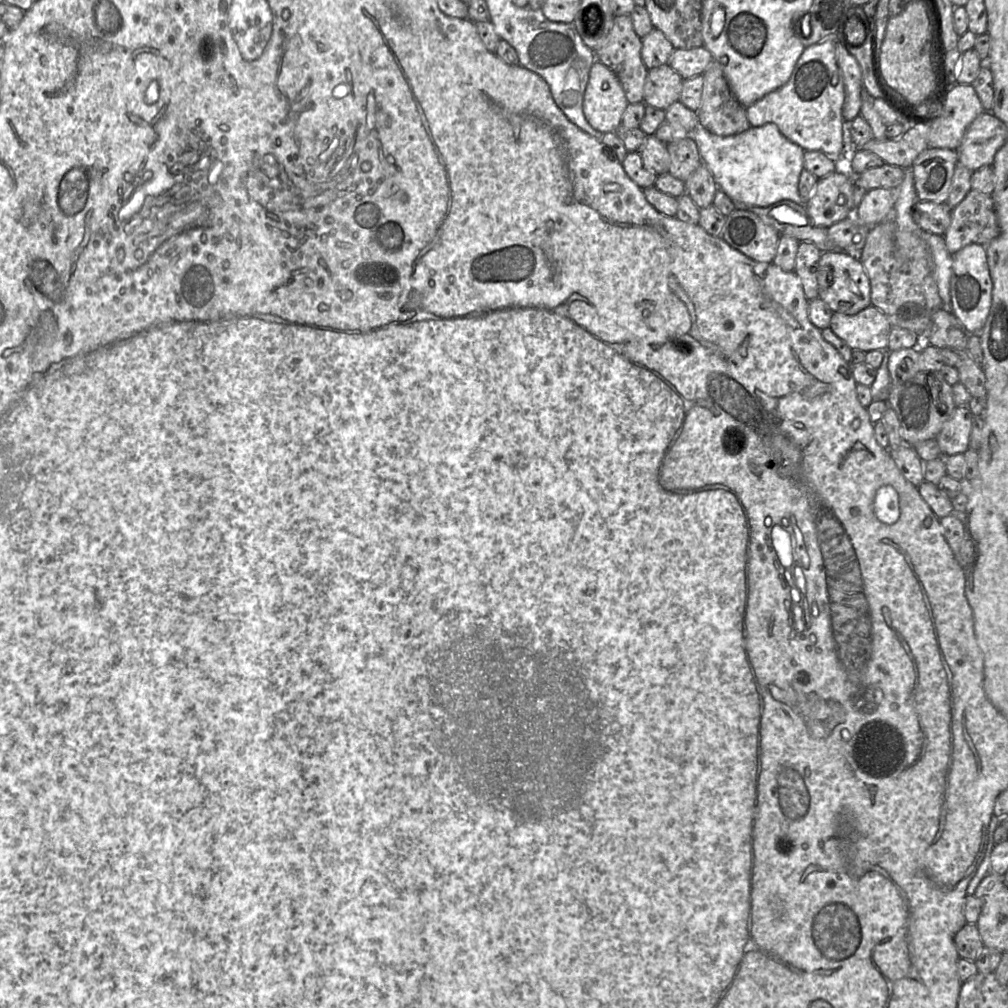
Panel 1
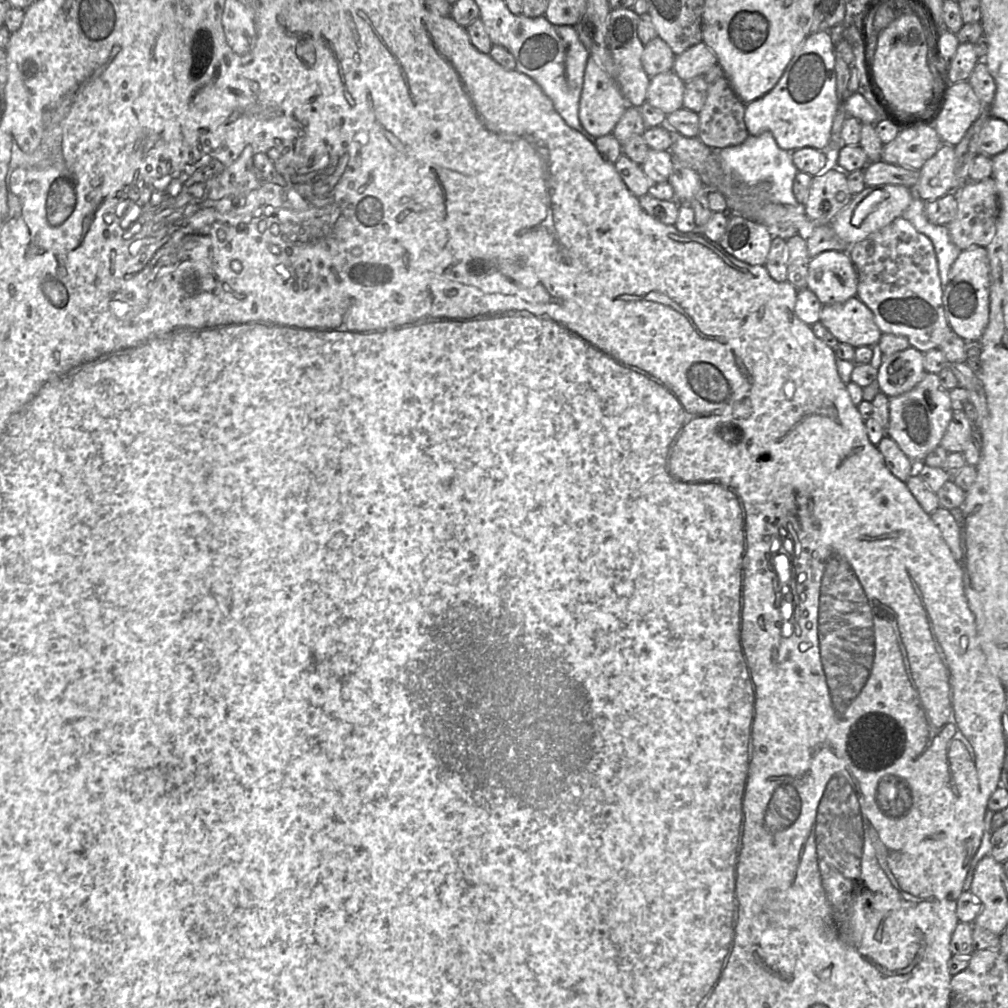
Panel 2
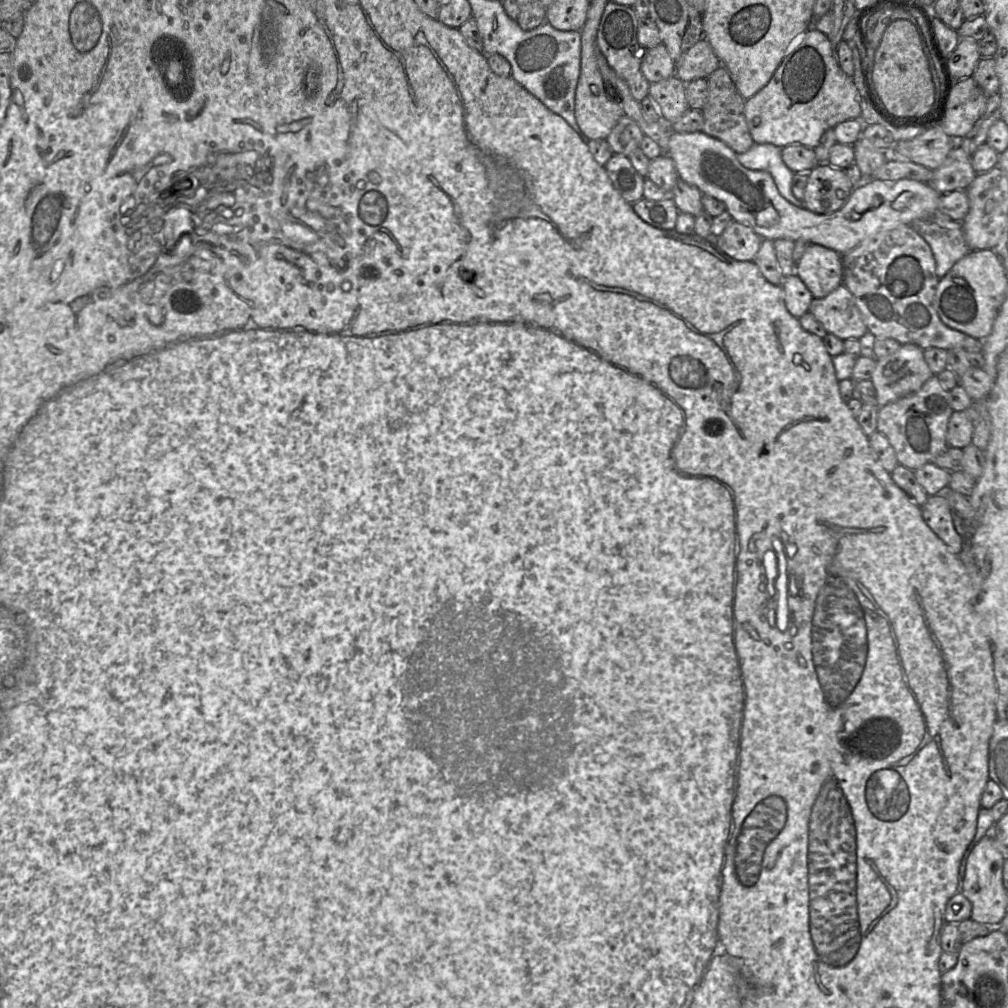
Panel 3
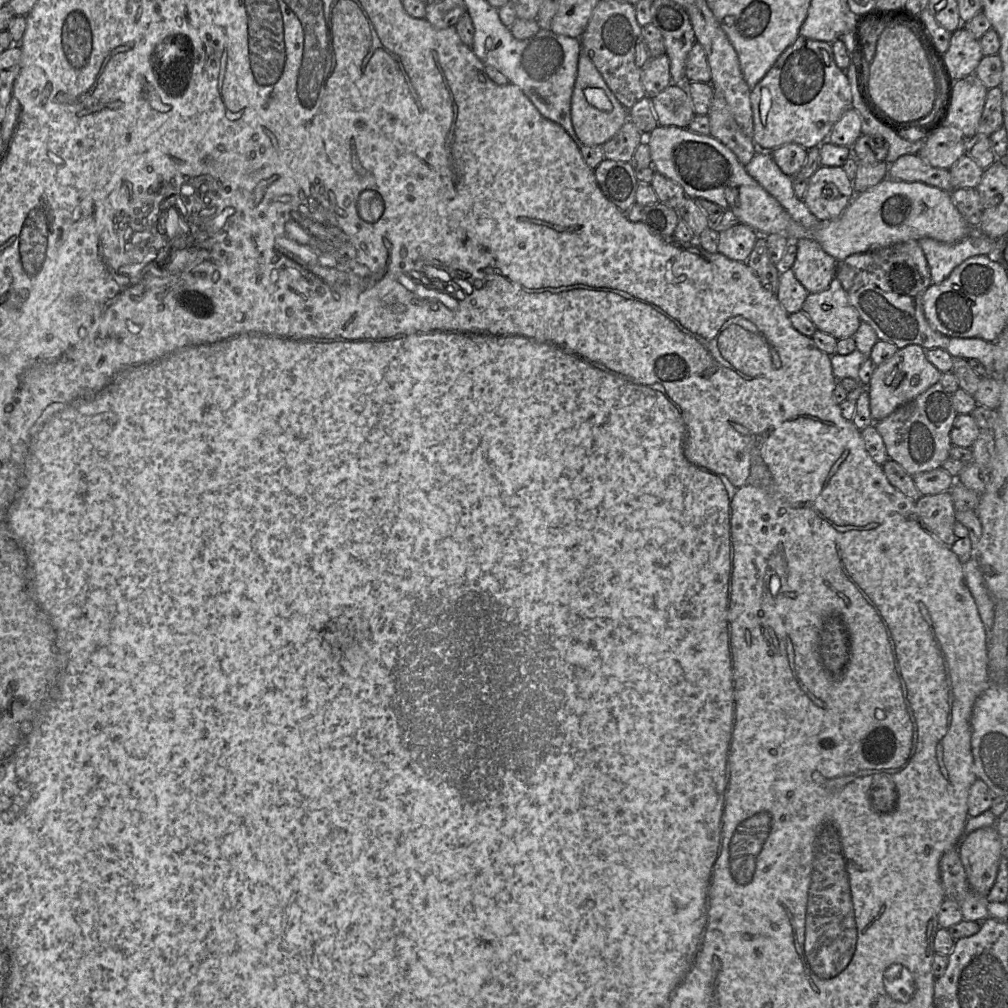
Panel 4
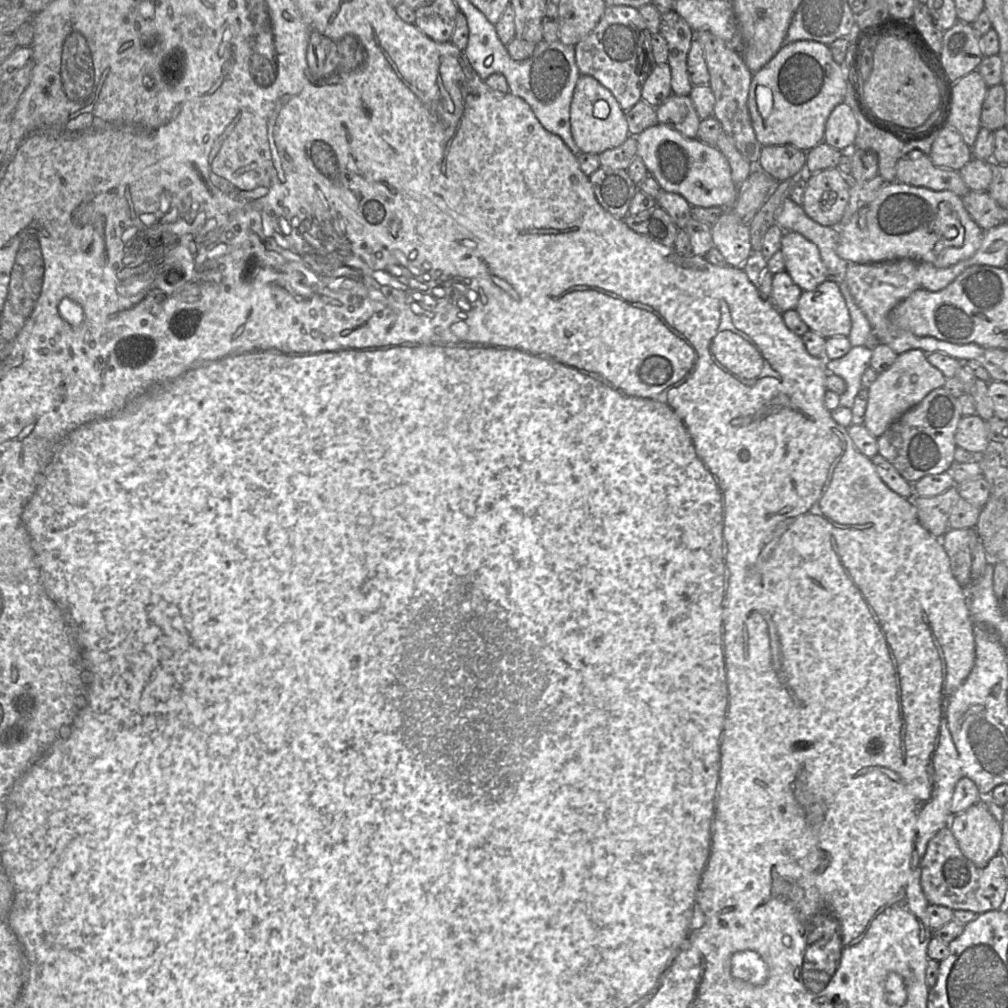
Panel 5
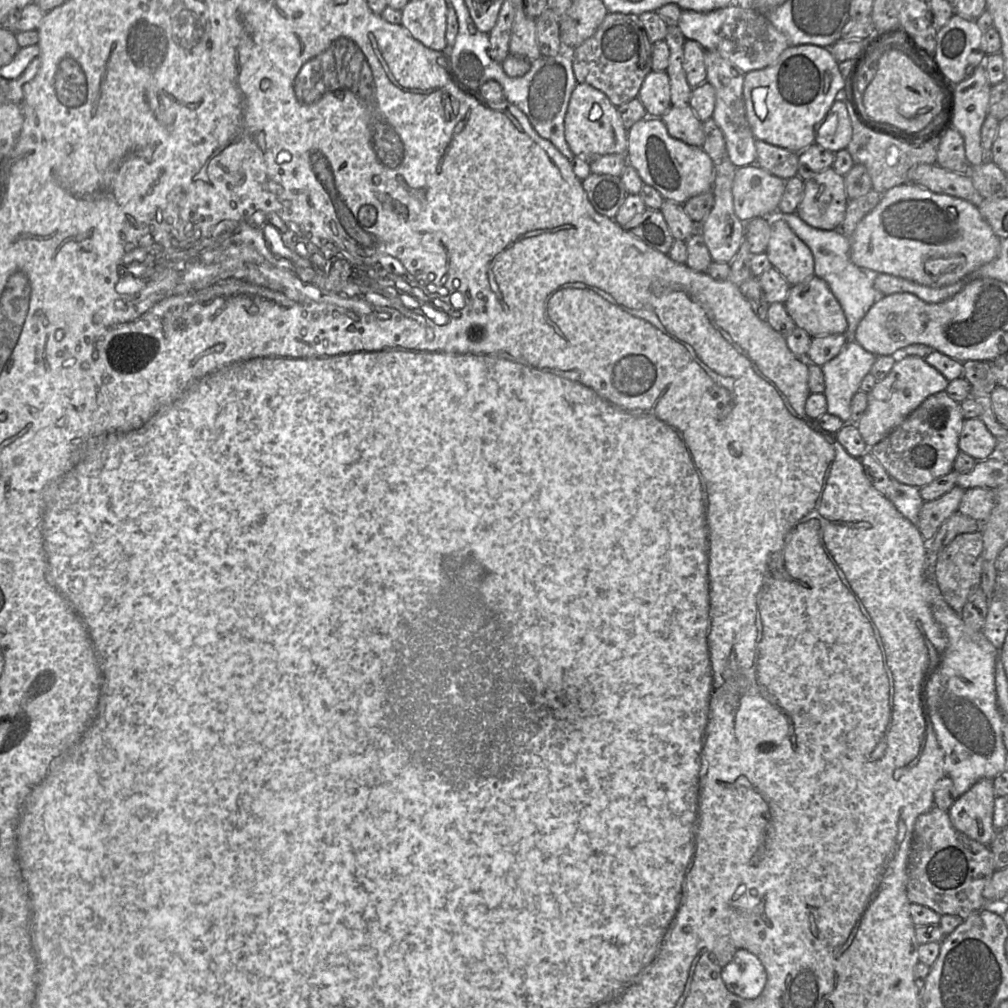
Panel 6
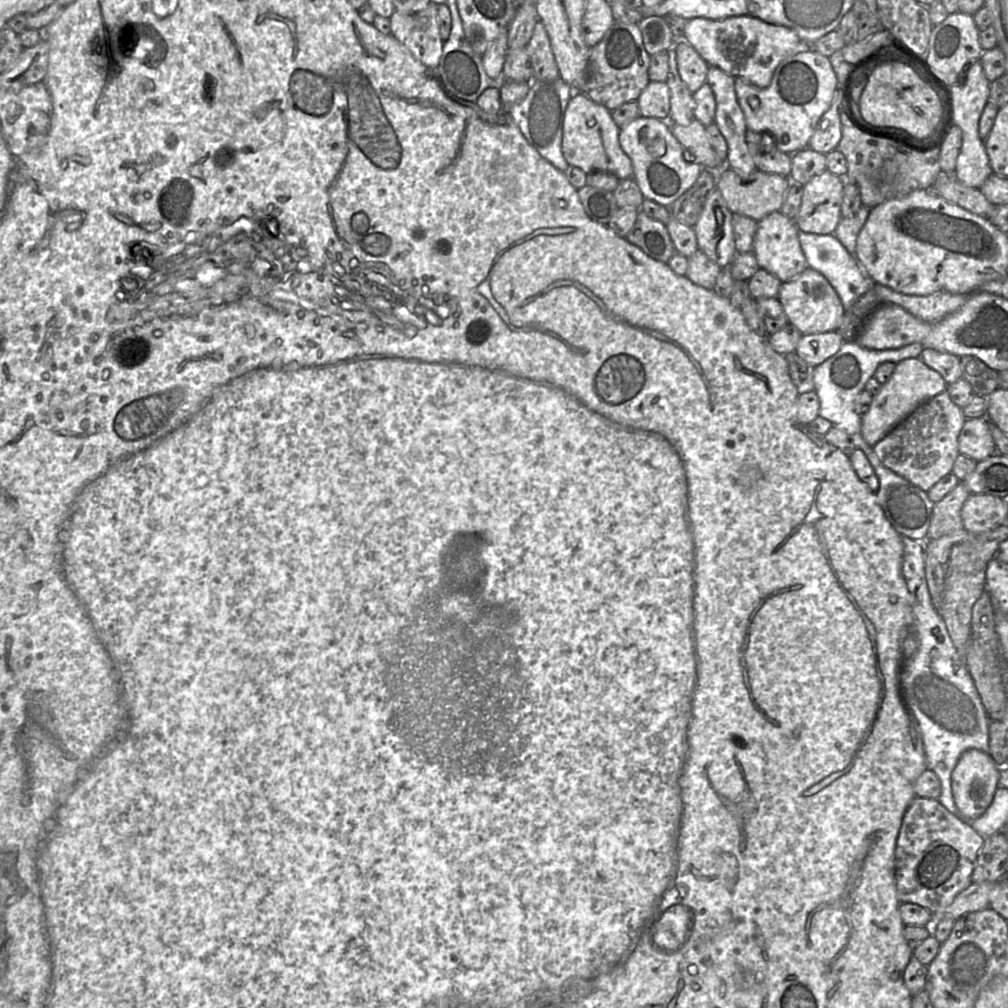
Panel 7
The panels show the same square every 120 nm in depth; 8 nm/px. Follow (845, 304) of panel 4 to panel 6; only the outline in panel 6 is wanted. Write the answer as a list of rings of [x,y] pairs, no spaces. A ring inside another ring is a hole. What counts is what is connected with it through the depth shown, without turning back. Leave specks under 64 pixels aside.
[[[816,275],[791,286],[784,305],[796,326],[805,330],[811,337],[844,334],[847,330],[848,322],[841,305],[827,283]]]

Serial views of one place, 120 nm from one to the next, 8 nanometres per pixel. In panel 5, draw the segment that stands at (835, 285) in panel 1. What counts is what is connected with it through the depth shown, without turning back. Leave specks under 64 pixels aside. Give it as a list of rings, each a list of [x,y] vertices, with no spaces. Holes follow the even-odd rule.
[[[785,231],[780,251],[785,260],[785,272],[802,291],[816,289],[829,278],[818,247],[803,235]]]

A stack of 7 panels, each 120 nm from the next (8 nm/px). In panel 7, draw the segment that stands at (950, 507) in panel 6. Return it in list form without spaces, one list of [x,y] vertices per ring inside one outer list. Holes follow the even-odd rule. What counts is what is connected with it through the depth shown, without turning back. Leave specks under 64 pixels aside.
[[[963,482],[934,504],[926,540],[952,534],[963,528],[961,509],[971,492]]]

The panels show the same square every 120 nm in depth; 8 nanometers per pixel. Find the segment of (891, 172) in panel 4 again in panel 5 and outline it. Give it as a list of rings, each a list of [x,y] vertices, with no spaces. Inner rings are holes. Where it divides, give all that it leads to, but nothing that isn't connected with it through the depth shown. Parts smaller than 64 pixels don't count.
[[[912,150],[896,165],[896,181],[934,191],[948,190],[960,197],[971,191],[959,171],[936,166],[929,155]]]

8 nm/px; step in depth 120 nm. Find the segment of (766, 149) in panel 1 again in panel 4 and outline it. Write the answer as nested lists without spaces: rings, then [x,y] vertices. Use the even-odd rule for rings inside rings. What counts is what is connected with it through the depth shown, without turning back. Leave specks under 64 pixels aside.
[[[758,151],[745,169],[795,221],[806,228],[814,228],[817,223],[820,223],[809,211],[804,201],[796,197],[793,178],[780,170],[770,152]]]

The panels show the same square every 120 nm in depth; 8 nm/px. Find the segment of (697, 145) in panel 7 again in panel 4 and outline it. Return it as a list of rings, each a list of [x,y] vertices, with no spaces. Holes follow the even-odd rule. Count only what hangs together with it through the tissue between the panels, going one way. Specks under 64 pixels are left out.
[[[671,83],[652,98],[652,107],[660,126],[687,128],[696,115],[685,84]]]

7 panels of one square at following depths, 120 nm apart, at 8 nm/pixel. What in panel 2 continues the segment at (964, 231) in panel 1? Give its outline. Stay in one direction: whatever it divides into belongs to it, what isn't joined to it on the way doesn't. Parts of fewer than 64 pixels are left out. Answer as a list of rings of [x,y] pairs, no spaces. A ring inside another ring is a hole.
[[[993,177],[981,181],[967,181],[953,192],[957,196],[957,213],[948,224],[950,237],[961,250],[971,246],[987,247],[997,231],[997,221],[1000,213],[998,189]]]

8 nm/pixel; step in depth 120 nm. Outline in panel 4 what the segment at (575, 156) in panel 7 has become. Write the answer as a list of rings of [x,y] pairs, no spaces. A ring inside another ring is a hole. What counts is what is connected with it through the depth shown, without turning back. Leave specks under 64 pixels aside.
[[[582,46],[578,60],[577,78],[571,99],[571,120],[576,135],[580,141],[582,141],[583,145],[587,146],[602,146],[612,138],[628,120],[627,108],[618,101],[613,92],[609,89],[592,60],[587,53],[582,50]]]

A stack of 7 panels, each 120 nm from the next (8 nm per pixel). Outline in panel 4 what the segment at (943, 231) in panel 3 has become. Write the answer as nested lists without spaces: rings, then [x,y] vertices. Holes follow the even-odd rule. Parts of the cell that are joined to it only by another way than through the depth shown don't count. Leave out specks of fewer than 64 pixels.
[[[969,226],[969,233],[955,243],[944,243],[932,238],[918,242],[928,262],[932,282],[944,281],[966,259],[977,255],[996,255],[1004,240],[993,240],[979,226]]]

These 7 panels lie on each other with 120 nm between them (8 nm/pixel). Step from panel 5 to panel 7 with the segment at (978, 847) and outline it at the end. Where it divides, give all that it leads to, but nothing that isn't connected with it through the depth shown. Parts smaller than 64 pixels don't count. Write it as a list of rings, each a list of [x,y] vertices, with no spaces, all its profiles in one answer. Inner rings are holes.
[[[977,749],[966,750],[951,776],[955,805],[963,819],[975,819],[990,806],[999,787],[999,767],[992,757]]]

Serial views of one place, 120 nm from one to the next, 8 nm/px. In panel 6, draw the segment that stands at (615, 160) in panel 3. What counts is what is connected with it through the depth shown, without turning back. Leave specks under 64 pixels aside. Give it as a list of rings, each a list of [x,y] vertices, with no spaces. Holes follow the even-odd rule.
[[[590,173],[581,183],[596,212],[614,219],[628,195],[620,176]]]

